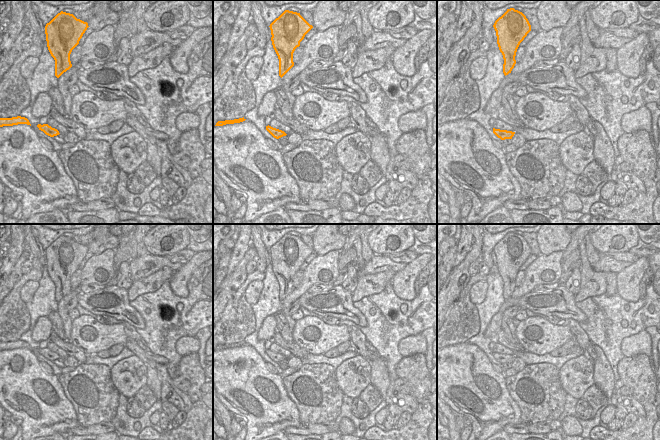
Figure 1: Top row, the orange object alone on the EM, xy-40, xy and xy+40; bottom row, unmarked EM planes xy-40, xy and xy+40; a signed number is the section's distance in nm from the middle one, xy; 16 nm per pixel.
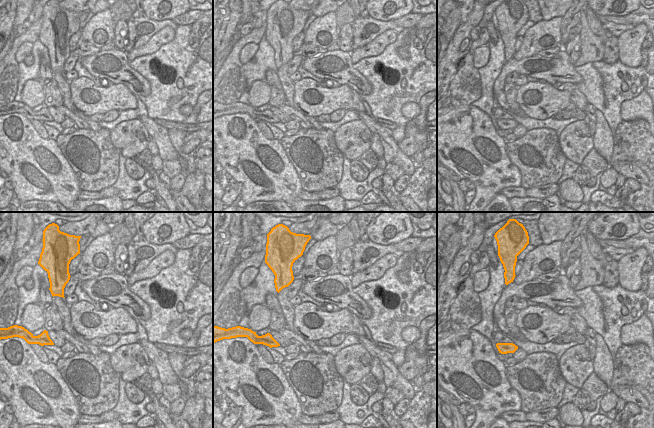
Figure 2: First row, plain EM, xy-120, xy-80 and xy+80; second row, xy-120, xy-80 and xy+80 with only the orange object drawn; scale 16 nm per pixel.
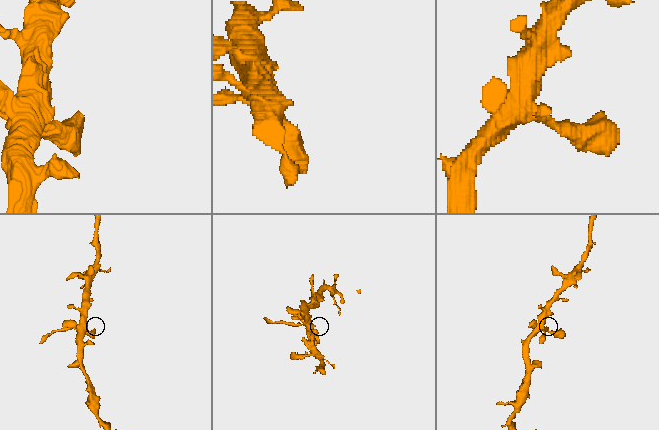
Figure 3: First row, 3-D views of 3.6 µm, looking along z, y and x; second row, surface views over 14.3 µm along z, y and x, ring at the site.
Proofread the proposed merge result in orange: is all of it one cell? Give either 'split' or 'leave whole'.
leave whole

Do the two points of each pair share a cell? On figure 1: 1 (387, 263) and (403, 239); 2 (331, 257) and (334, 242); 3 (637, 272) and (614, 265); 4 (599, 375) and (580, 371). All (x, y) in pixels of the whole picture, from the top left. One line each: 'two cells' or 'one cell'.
1: two cells
2: two cells
3: two cells
4: two cells

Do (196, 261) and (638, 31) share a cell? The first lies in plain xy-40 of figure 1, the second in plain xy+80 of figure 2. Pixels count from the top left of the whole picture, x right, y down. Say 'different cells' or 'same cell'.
same cell

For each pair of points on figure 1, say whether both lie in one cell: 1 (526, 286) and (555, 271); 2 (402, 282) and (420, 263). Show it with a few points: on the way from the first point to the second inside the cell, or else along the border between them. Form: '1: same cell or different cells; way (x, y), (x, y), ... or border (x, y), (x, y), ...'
1: same cell; way (533, 281), (544, 269), (548, 269)
2: same cell; way (406, 277), (415, 268)

